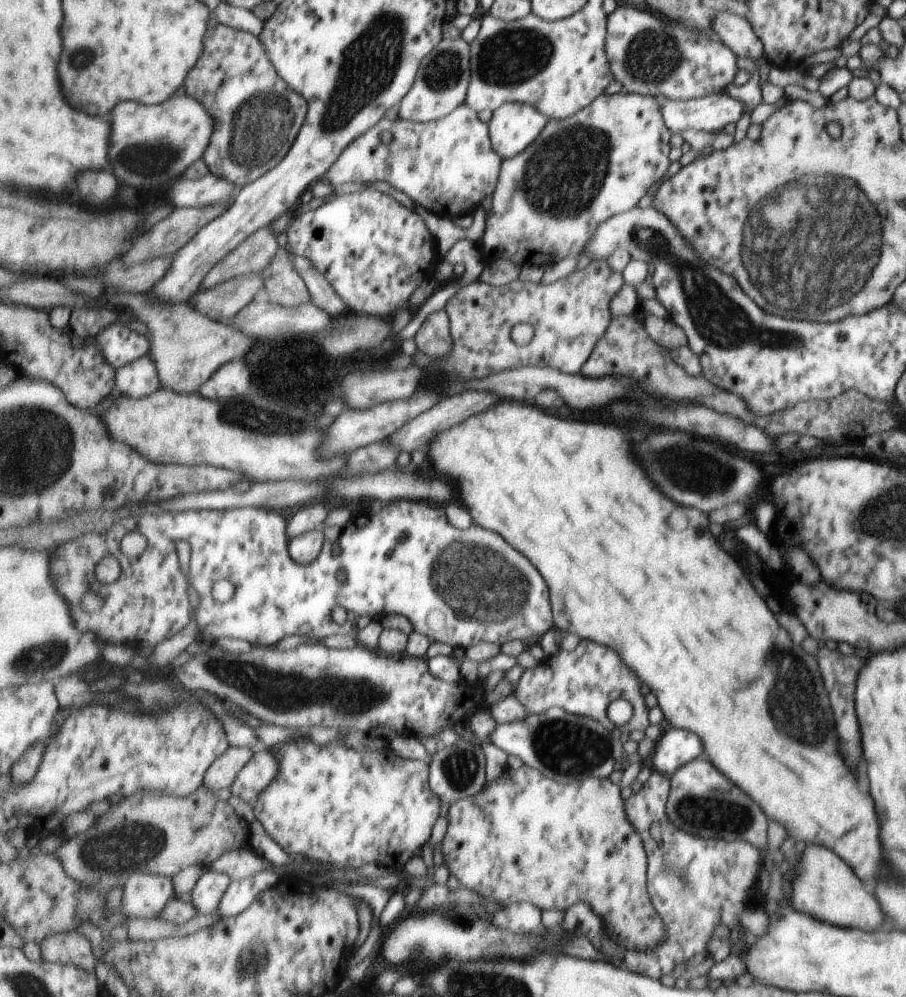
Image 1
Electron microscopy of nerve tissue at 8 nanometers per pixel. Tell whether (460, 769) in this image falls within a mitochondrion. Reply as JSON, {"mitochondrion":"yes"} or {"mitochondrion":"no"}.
{"mitochondrion":"yes"}

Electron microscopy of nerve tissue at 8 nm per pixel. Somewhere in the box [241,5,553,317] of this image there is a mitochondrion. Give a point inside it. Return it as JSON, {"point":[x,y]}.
{"point":[367,66]}

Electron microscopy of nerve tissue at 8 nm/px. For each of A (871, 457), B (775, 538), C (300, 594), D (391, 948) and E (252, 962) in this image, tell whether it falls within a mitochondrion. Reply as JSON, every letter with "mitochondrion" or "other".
{"A":"other","B":"other","C":"other","D":"other","E":"mitochondrion"}

